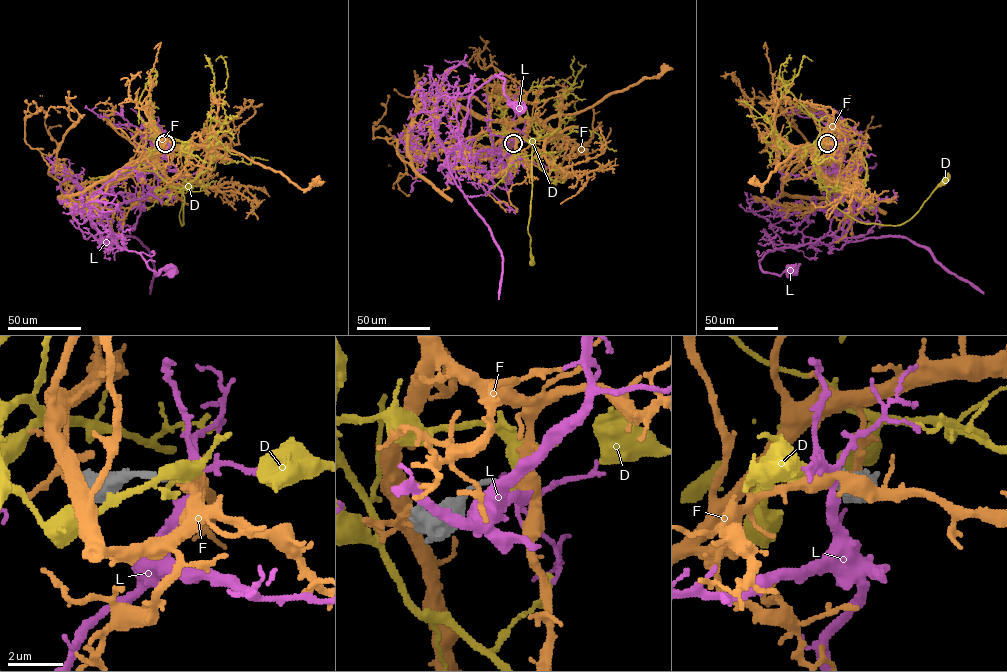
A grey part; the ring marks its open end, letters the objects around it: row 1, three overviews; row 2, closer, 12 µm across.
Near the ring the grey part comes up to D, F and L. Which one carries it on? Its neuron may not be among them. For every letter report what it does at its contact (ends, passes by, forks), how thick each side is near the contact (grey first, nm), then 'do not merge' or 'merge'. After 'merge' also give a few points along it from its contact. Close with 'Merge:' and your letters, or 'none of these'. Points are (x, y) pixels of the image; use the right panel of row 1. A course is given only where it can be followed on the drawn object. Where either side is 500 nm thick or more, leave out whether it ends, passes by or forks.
D: it ends | 190/400 nm | do not merge
F: it passes by | 170/460 nm | do not merge
L: it forks | 170/360 nm | do not merge
Merge: none of these

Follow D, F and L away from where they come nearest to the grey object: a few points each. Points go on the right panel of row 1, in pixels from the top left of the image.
D: (827, 143), (814, 150), (819, 159), (818, 179), (827, 191), (826, 198), (860, 222), (904, 223), (947, 176)
F: (827, 143), (812, 153), (835, 190), (847, 183), (824, 167), (811, 113), (847, 110), (850, 95)
L: (828, 143), (840, 184), (829, 231), (815, 242), (769, 250), (760, 262), (764, 271), (780, 275), (792, 270)

